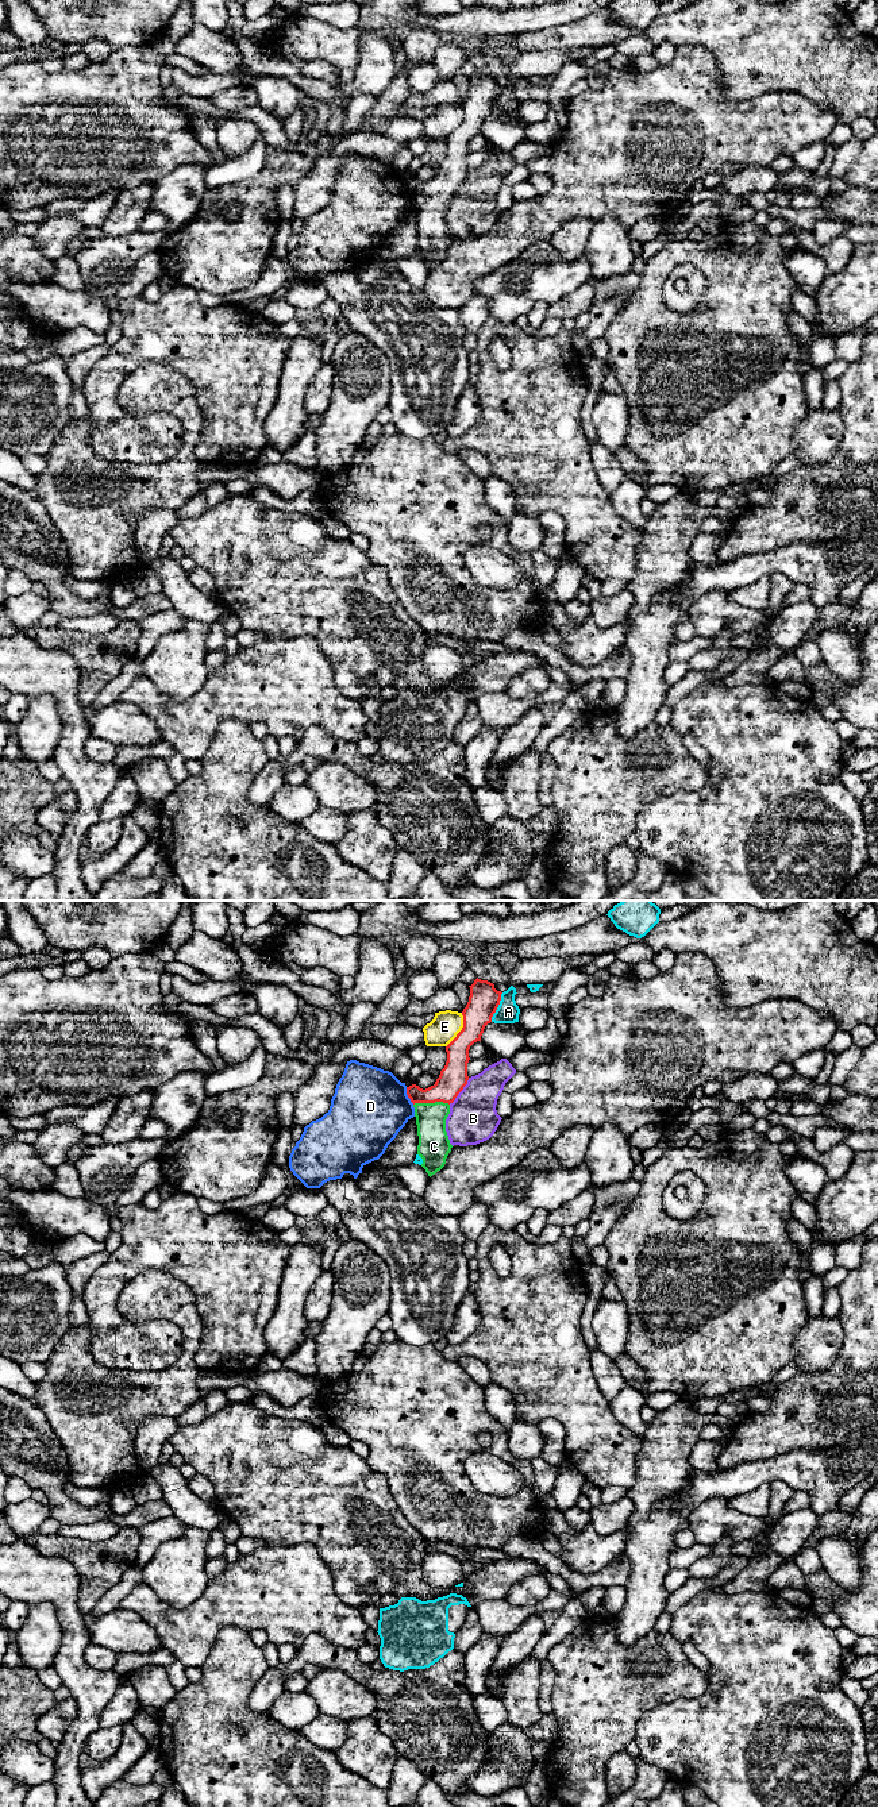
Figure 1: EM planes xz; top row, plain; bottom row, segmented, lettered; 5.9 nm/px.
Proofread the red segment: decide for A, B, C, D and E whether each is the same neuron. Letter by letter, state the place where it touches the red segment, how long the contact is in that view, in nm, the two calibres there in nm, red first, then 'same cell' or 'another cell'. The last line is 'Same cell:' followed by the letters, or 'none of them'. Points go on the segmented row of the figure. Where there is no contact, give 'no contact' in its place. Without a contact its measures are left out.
A: xz (497, 1006) | 190 nm | 180/130 nm | another cell
B: xz (461, 1090) | 200 nm | 170/300 nm | another cell
C: xz (431, 1102) | 220 nm | 170/190 nm | same cell
D: xz (407, 1094) | 120 nm | 160/460 nm | another cell
E: xz (461, 1030) | 220 nm | 180/170 nm | another cell
Same cell: C

